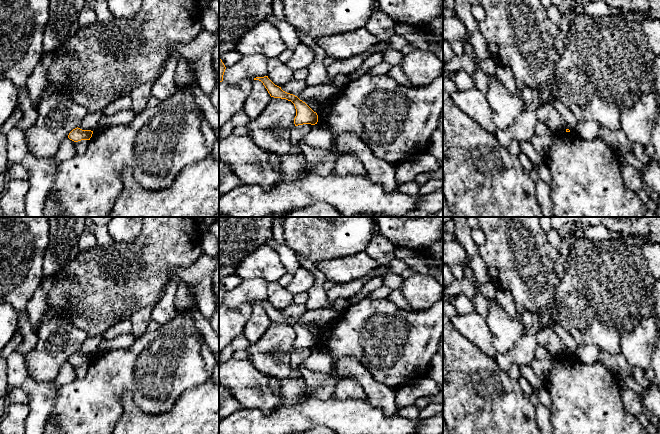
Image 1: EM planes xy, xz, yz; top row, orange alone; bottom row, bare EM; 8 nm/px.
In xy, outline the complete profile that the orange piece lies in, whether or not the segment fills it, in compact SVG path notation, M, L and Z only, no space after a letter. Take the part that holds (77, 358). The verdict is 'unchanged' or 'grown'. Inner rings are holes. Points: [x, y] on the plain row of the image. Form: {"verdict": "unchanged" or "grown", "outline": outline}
{"verdict": "unchanged", "outline": "M77 351L69 357L68 362L74 366L78 366L81 364L90 364L92 358L93 355L91 354L82 354Z"}

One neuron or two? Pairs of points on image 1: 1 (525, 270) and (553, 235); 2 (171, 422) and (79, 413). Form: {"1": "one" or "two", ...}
{"1": "two", "2": "two"}

